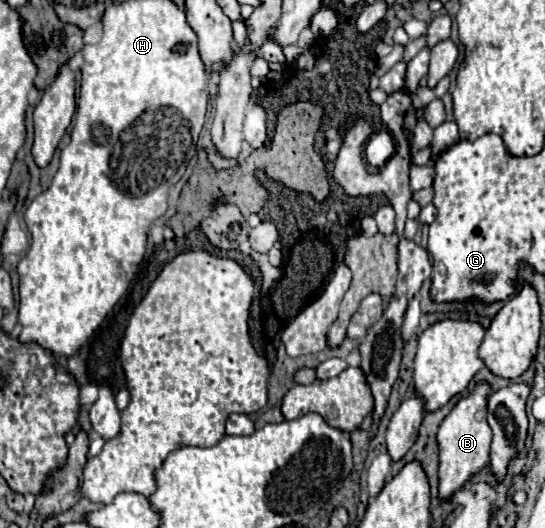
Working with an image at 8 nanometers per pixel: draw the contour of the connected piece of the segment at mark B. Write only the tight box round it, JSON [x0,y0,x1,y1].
[438,383,492,501]

